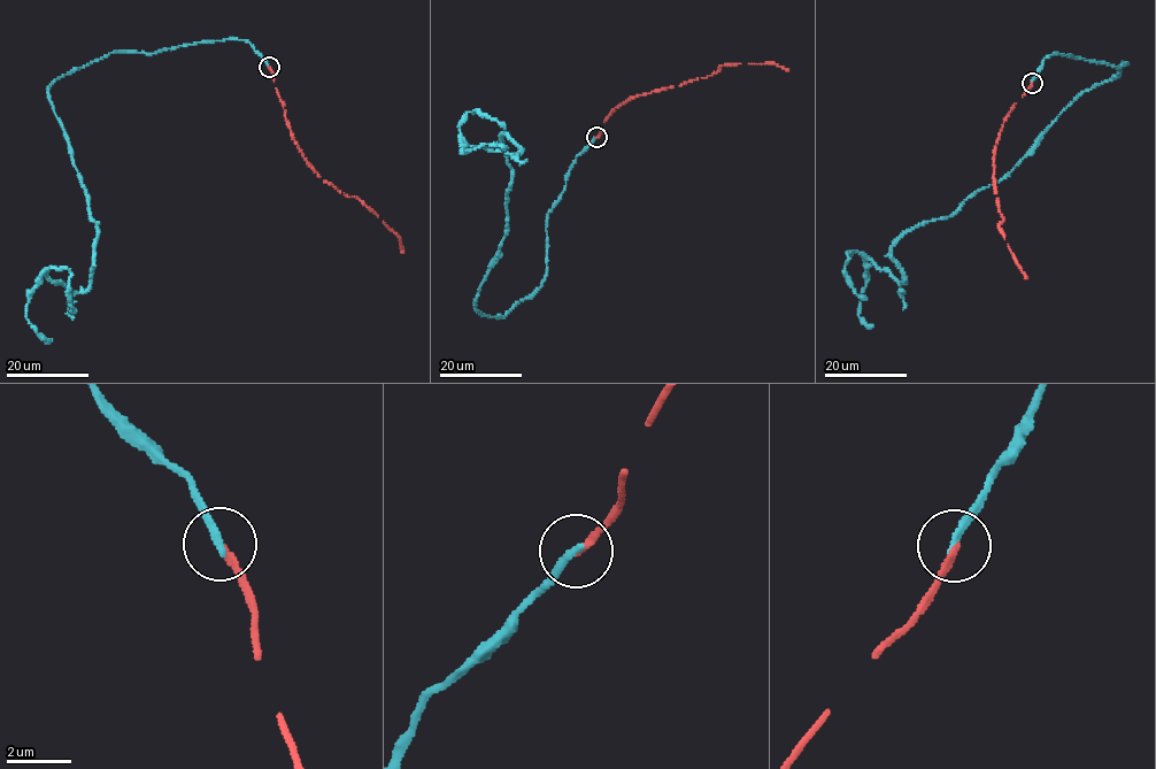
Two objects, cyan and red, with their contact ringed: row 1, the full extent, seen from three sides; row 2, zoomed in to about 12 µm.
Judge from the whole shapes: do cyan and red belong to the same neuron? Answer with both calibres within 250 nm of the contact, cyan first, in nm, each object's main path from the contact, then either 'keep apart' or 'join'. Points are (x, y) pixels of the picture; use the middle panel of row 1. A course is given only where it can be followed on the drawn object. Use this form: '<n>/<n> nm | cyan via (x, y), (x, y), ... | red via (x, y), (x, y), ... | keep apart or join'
240/180 nm | cyan via (595, 138), (545, 279), (494, 317), (522, 147), (462, 144), (508, 147) | red via (595, 138), (615, 107), (654, 91), (711, 75), (722, 66), (773, 63), (787, 70) | keep apart

